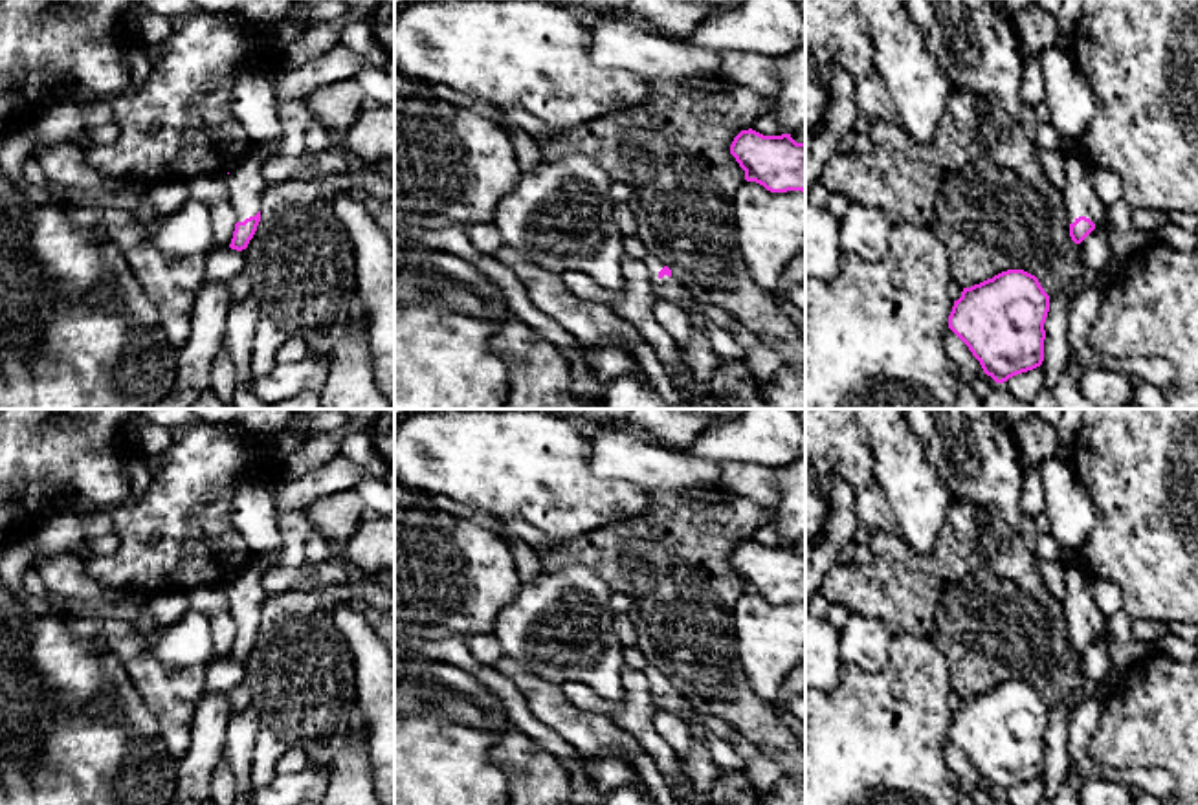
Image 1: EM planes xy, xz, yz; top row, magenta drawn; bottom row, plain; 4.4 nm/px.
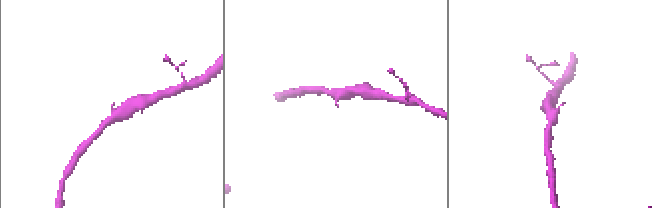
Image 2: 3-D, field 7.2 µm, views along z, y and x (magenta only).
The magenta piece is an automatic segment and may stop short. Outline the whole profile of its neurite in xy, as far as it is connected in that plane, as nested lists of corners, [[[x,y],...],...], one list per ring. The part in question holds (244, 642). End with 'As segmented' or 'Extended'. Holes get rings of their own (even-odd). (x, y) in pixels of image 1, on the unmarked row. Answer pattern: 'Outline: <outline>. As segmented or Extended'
Outline: [[[250,563],[240,568],[233,581],[226,587],[229,596],[229,612],[237,625],[237,634],[229,658],[242,662],[253,649],[261,633],[261,609],[268,596],[262,589],[264,570]]]. Extended

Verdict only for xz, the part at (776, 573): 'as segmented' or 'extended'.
as segmented

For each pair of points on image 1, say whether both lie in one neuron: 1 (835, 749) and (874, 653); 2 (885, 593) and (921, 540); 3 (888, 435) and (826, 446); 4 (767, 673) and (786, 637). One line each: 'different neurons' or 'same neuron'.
1: different neurons
2: different neurons
3: different neurons
4: same neuron

